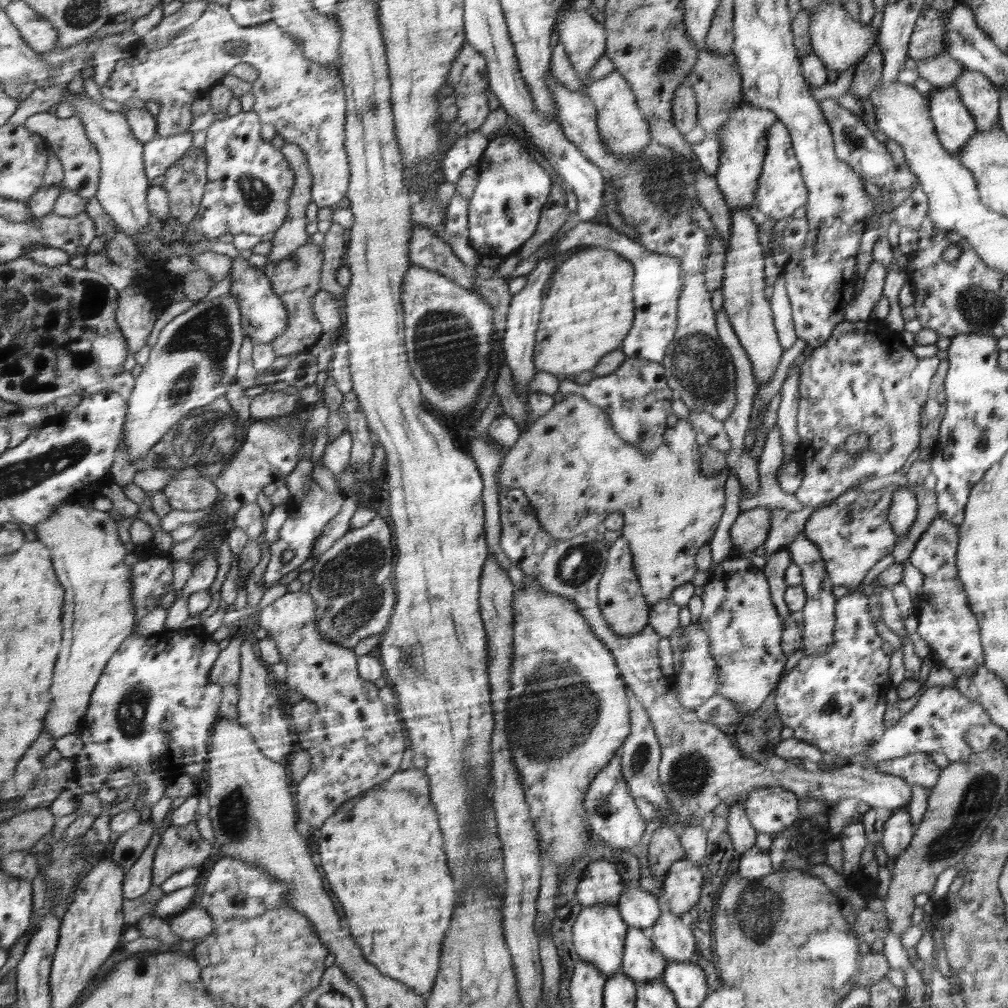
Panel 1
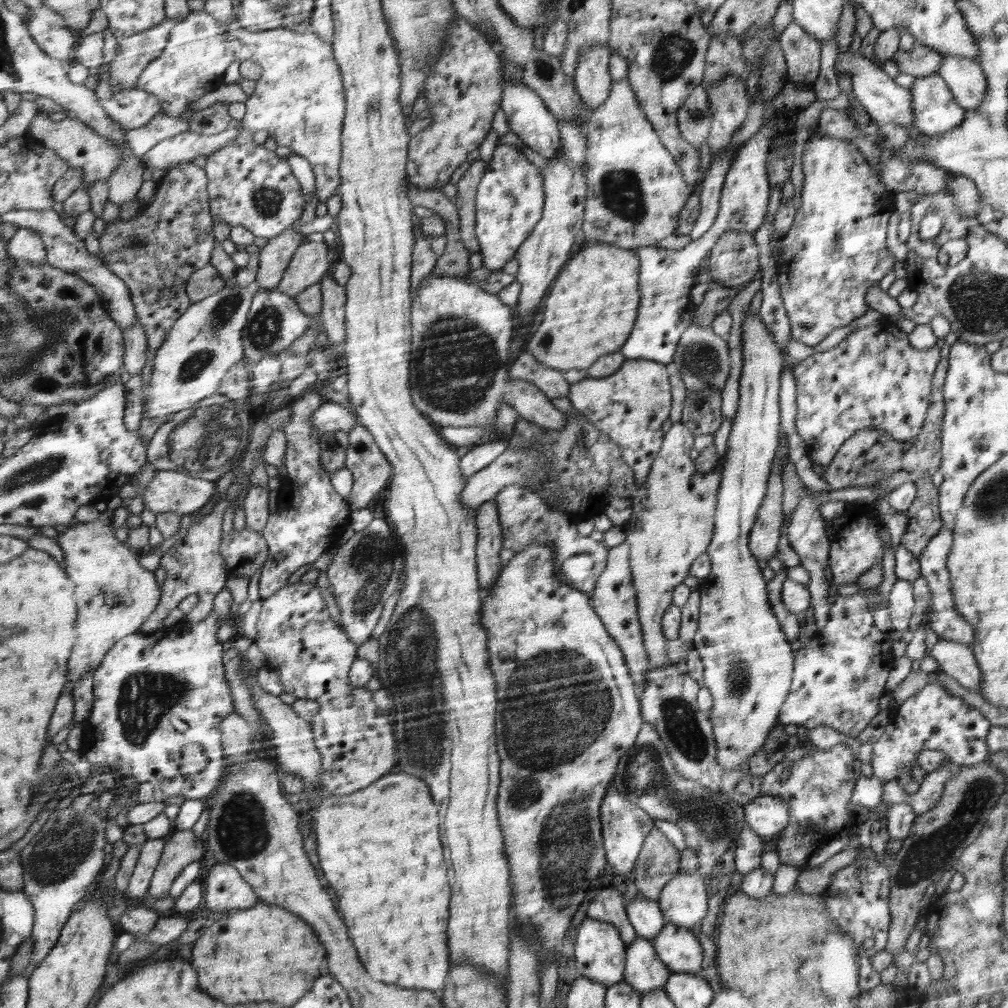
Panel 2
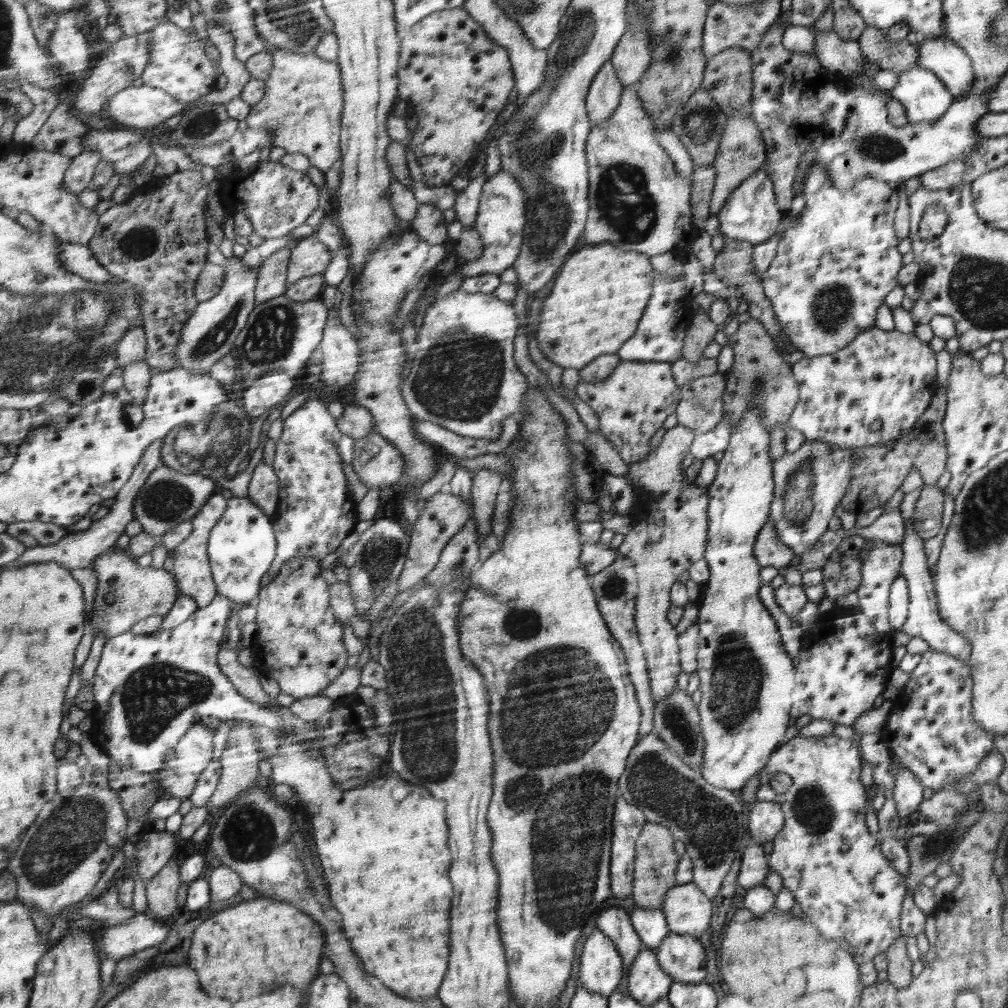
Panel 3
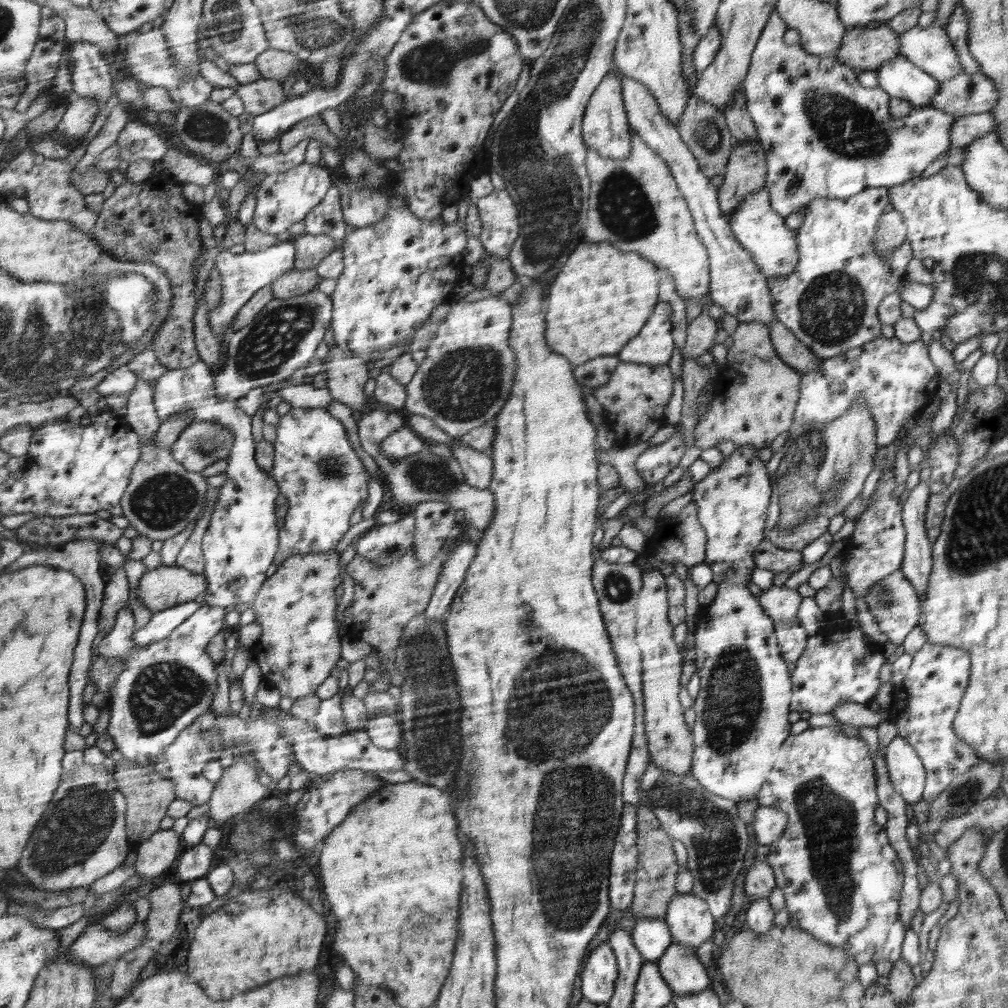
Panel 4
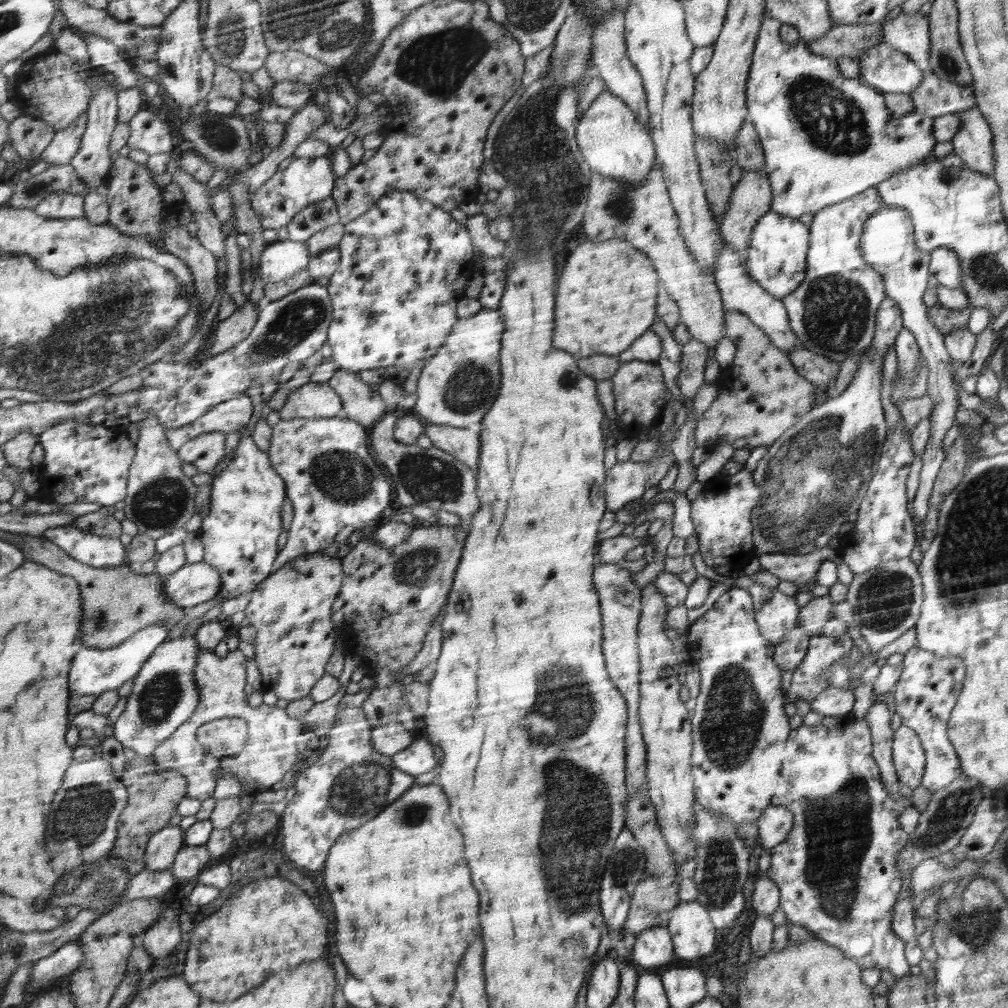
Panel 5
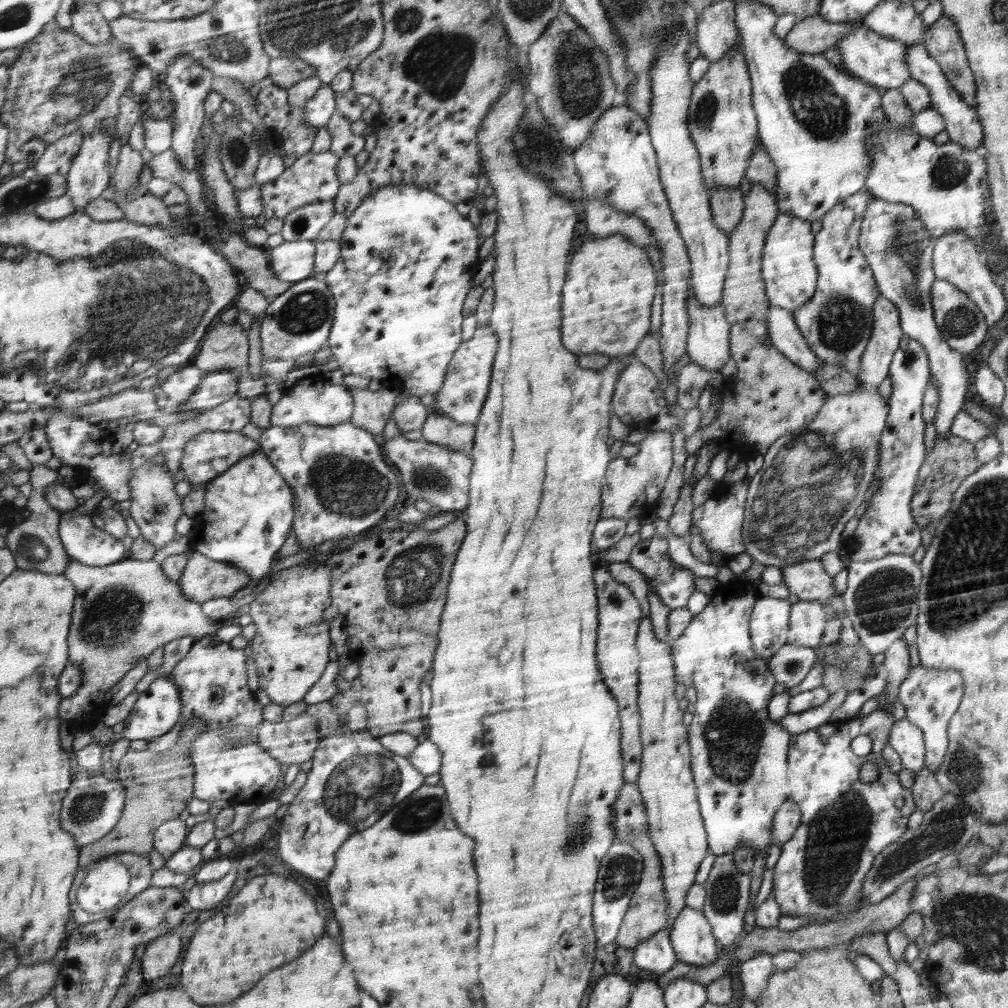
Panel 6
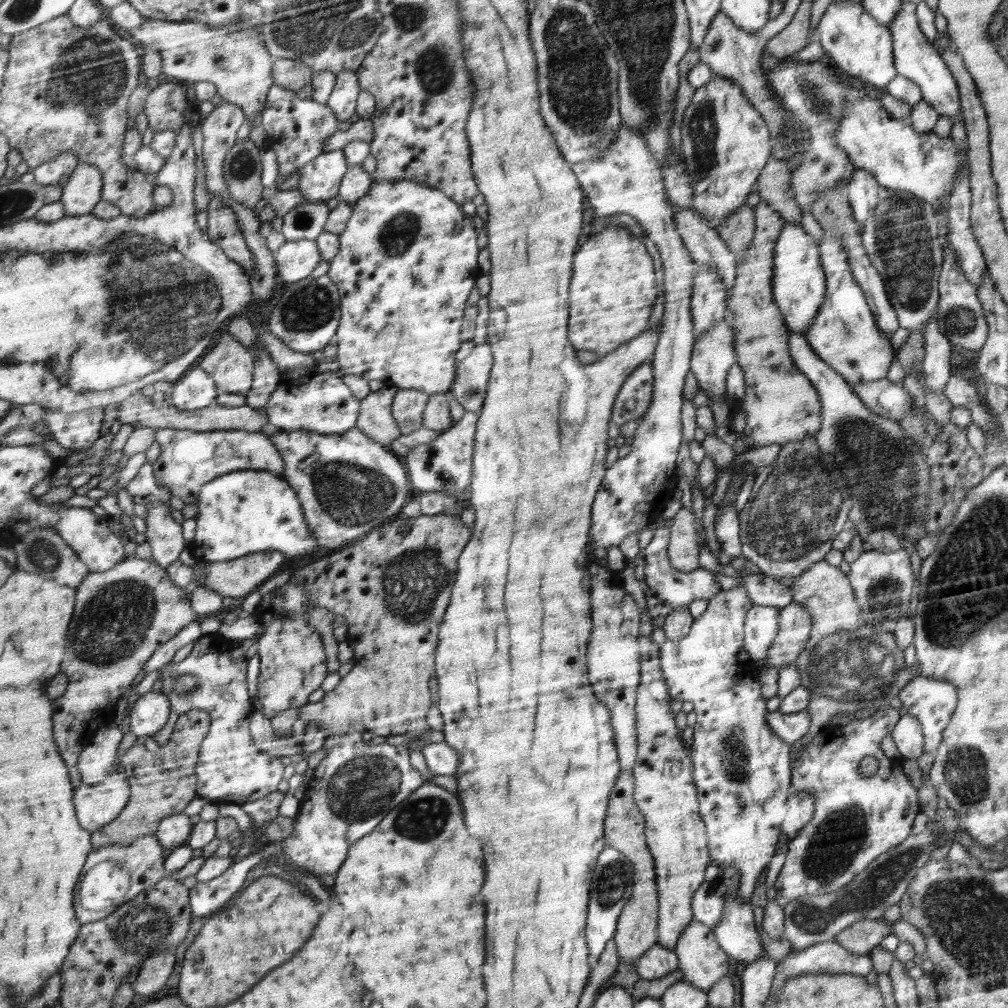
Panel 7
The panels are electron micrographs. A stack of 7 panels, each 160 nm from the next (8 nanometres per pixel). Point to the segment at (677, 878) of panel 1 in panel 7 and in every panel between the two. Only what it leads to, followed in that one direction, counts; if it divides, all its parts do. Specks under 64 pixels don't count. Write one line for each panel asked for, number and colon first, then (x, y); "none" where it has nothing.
2: (683, 902)
3: (687, 909)
4: (691, 923)
5: (692, 931)
6: (692, 938)
7: (702, 962)

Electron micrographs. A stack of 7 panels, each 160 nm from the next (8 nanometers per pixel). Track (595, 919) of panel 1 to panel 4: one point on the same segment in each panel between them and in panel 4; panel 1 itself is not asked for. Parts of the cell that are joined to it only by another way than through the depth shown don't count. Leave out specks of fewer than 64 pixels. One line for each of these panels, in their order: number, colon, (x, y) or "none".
2: (599, 952)
3: (600, 970)
4: (597, 980)

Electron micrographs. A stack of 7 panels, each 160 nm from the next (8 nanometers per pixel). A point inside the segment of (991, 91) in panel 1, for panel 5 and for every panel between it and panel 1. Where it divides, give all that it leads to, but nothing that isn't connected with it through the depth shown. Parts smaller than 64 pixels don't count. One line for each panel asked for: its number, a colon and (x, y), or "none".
2: (967, 81)
3: (949, 61)
4: (930, 48)
5: (910, 34)

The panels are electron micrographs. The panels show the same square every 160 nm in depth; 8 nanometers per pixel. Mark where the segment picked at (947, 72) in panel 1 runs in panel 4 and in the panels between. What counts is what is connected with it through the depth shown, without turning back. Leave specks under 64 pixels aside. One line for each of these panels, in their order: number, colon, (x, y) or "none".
2: (920, 61)
3: (876, 48)
4: (861, 49)

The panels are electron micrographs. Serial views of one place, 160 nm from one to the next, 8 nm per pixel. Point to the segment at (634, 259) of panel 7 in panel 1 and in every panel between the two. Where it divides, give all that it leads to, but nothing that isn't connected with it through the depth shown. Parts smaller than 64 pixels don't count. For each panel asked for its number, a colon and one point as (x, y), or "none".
1: (589, 310)
2: (591, 310)
3: (610, 288)
4: (603, 297)
5: (608, 290)
6: (607, 301)

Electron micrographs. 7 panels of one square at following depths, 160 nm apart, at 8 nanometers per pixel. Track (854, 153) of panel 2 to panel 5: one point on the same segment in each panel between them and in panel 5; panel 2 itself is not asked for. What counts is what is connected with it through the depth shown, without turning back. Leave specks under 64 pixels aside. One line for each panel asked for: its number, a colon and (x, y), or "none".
3: (825, 285)
4: (831, 302)
5: (834, 312)

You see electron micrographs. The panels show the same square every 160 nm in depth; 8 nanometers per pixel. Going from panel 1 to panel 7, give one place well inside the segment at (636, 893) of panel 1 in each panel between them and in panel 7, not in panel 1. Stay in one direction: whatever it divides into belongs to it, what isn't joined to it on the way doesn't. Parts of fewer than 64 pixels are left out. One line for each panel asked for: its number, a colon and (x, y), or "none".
2: (645, 915)
3: (651, 925)
4: (651, 936)
5: (653, 948)
6: (657, 955)
7: (657, 962)

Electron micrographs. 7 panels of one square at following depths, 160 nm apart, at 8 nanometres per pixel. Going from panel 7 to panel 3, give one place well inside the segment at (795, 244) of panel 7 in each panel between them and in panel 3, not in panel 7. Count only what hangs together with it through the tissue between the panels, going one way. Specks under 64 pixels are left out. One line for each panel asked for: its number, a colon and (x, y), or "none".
3: (752, 214)
4: (759, 228)
5: (779, 248)
6: (789, 266)

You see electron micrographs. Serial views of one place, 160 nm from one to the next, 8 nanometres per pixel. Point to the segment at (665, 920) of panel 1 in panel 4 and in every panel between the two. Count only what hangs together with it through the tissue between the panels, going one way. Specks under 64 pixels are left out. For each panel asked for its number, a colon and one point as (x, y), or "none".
2: (678, 949)
3: (681, 956)
4: (680, 967)

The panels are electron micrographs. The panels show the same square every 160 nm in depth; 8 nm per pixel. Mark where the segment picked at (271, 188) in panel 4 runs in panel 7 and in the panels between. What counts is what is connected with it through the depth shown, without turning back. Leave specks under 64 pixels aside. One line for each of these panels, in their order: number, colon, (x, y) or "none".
5: (305, 181)
6: (312, 178)
7: (319, 180)

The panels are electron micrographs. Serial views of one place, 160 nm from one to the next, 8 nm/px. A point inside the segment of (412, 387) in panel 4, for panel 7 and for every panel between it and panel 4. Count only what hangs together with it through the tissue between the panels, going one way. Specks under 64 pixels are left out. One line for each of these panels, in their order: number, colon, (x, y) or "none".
5: (457, 387)
6: (467, 385)
7: (473, 373)

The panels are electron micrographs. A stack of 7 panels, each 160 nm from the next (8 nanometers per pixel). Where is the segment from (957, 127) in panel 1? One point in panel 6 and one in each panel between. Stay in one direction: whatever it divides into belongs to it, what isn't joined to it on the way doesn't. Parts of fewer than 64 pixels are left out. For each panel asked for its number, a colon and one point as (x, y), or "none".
2: (936, 111)
3: (925, 97)
4: (898, 77)
5: (882, 67)
6: (880, 60)

